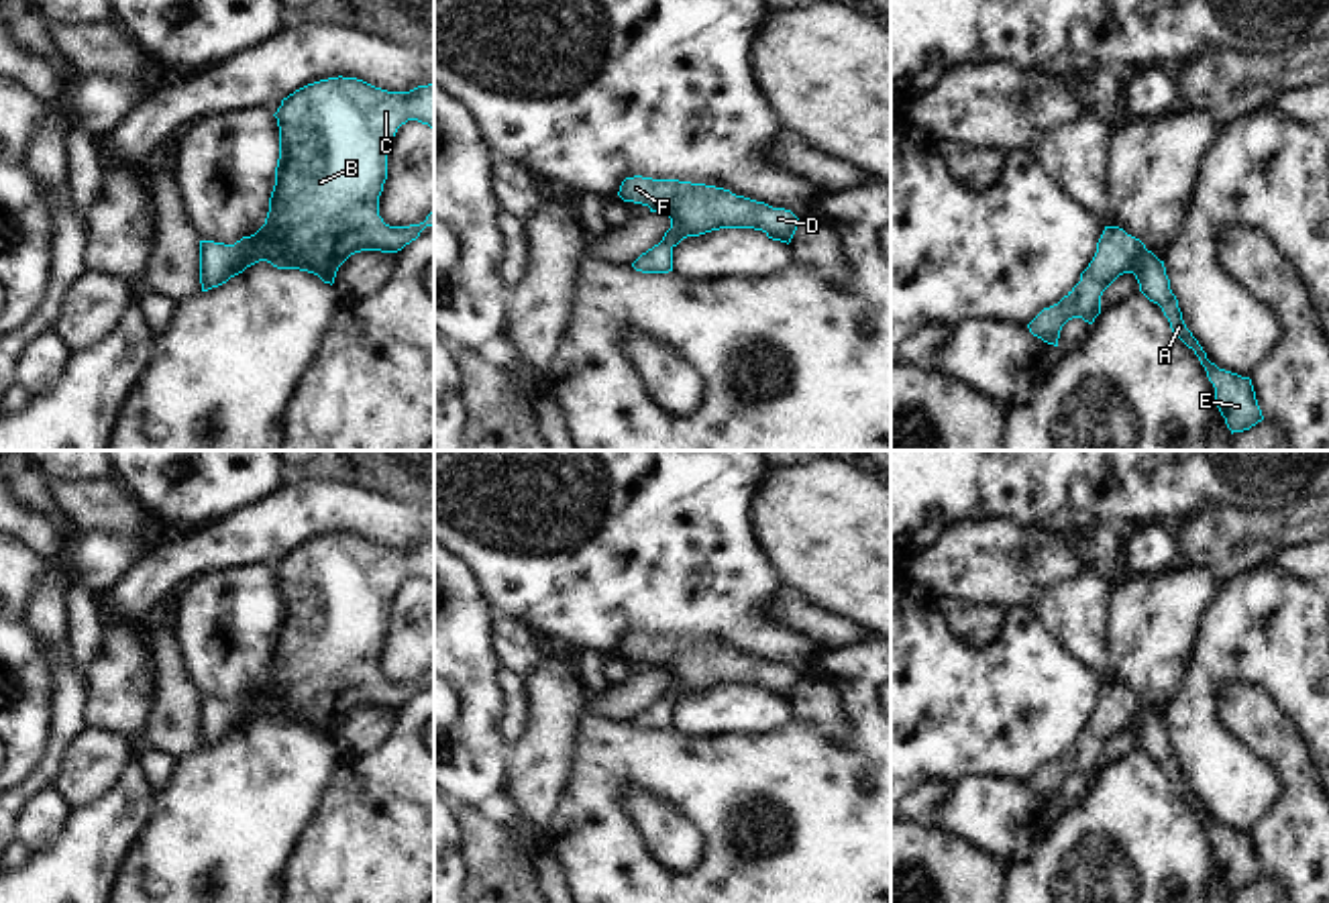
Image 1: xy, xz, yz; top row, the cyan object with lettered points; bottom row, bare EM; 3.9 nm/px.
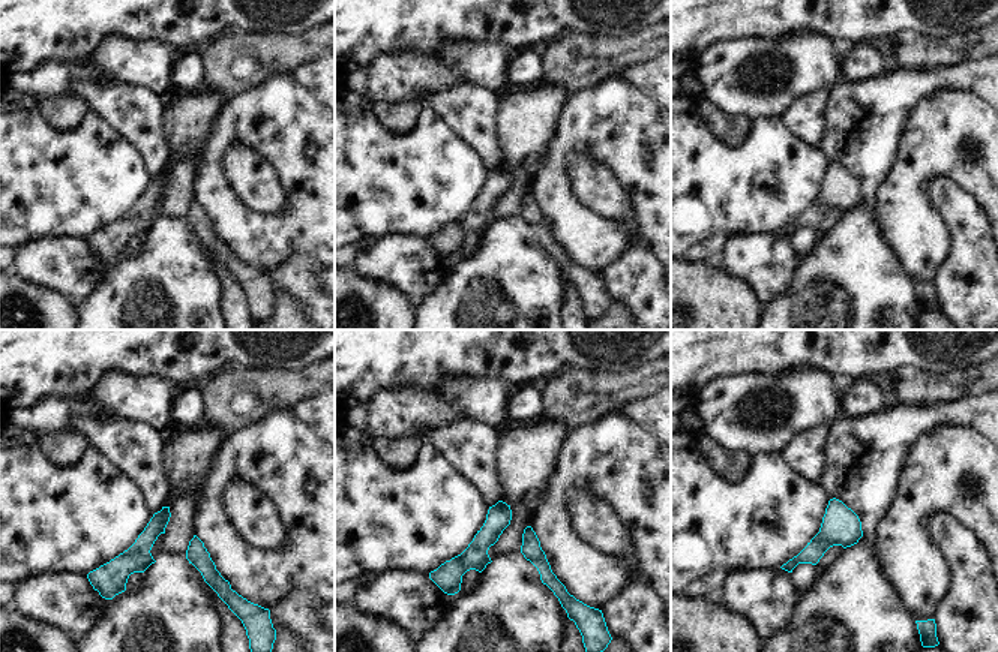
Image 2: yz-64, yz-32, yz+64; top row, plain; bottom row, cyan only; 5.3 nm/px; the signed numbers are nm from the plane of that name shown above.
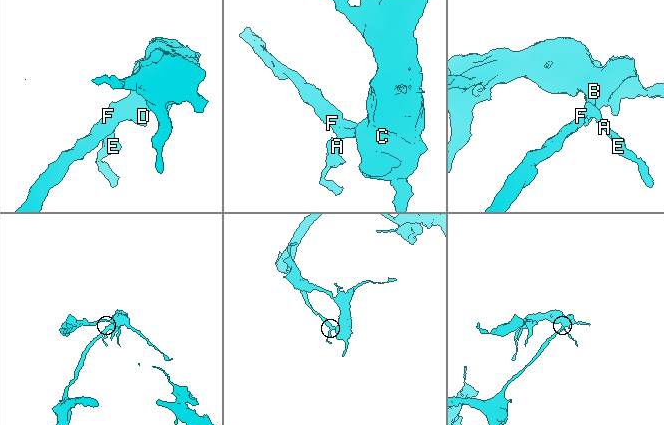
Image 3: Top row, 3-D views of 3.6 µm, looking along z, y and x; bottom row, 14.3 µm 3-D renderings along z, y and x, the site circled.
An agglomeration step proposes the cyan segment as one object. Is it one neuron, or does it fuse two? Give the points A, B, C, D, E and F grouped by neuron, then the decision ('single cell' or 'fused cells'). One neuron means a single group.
A B C D E F; single cell

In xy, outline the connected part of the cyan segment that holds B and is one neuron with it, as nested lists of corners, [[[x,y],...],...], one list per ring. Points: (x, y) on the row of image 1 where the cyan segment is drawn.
[[[328,77],[283,98],[273,116],[279,126],[279,159],[265,224],[234,245],[200,241],[202,291],[226,283],[259,261],[314,273],[332,285],[351,255],[397,253],[426,226],[434,226],[434,208],[424,222],[410,226],[389,226],[379,216],[391,141],[408,120],[434,128],[434,84],[387,92],[357,77]]]

